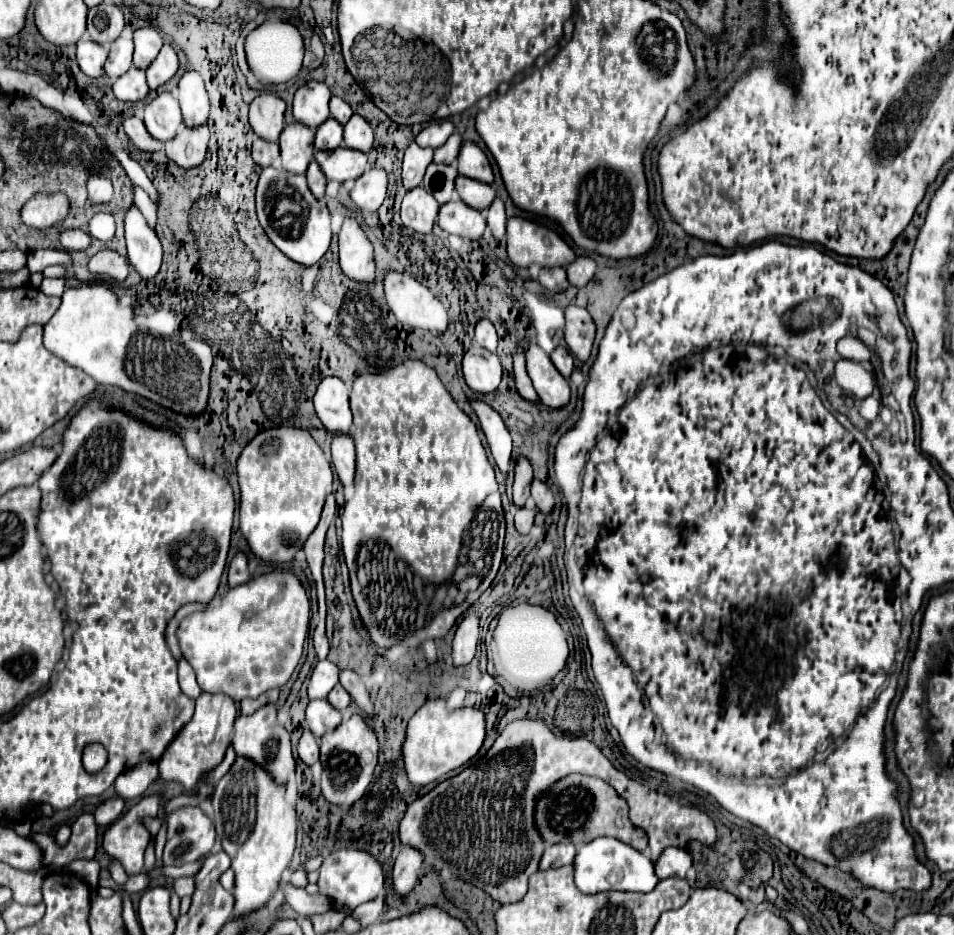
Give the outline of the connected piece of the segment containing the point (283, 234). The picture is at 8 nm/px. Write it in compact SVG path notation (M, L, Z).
M272 166L264 168L258 180L256 212L268 238L294 262L312 266L326 254L332 240L330 214L312 196L304 174L288 174L286 170Z

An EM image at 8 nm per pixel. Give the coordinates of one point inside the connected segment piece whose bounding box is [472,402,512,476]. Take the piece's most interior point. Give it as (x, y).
(497, 435)

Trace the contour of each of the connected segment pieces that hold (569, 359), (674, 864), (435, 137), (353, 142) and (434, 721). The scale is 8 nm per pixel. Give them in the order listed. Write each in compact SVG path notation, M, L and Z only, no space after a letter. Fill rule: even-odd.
M558 346L558 348L550 354L550 360L554 362L554 366L558 368L558 372L560 372L564 378L570 378L572 370L574 370L574 356L572 356L566 348Z
M666 848L660 856L660 860L656 862L656 876L658 878L686 878L686 872L692 866L692 856L688 854L688 850L682 848Z
M450 120L434 122L434 124L426 126L424 130L420 130L420 134L416 136L416 144L418 146L428 146L428 148L438 148L450 138L452 132L454 132L454 126L452 126Z
M354 114L350 122L346 122L344 126L344 146L370 152L372 142L374 142L374 134L372 134L370 124L360 114Z
M444 700L426 702L408 722L406 738L402 744L404 770L410 784L428 786L448 776L456 768L470 762L484 742L484 712L474 708L446 710Z

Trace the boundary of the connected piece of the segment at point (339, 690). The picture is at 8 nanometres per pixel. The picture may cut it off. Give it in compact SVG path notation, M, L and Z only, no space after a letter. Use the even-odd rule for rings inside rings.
M338 684L338 686L334 686L332 692L328 694L328 702L330 702L336 710L344 710L344 708L352 702L352 698L350 698L350 694Z

